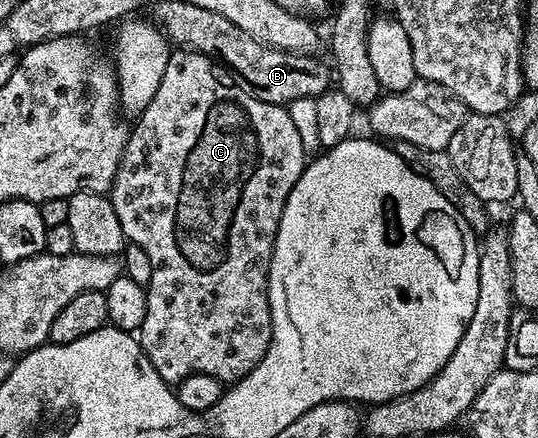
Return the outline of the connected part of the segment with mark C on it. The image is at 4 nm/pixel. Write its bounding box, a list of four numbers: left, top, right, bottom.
[111,48,307,384]

